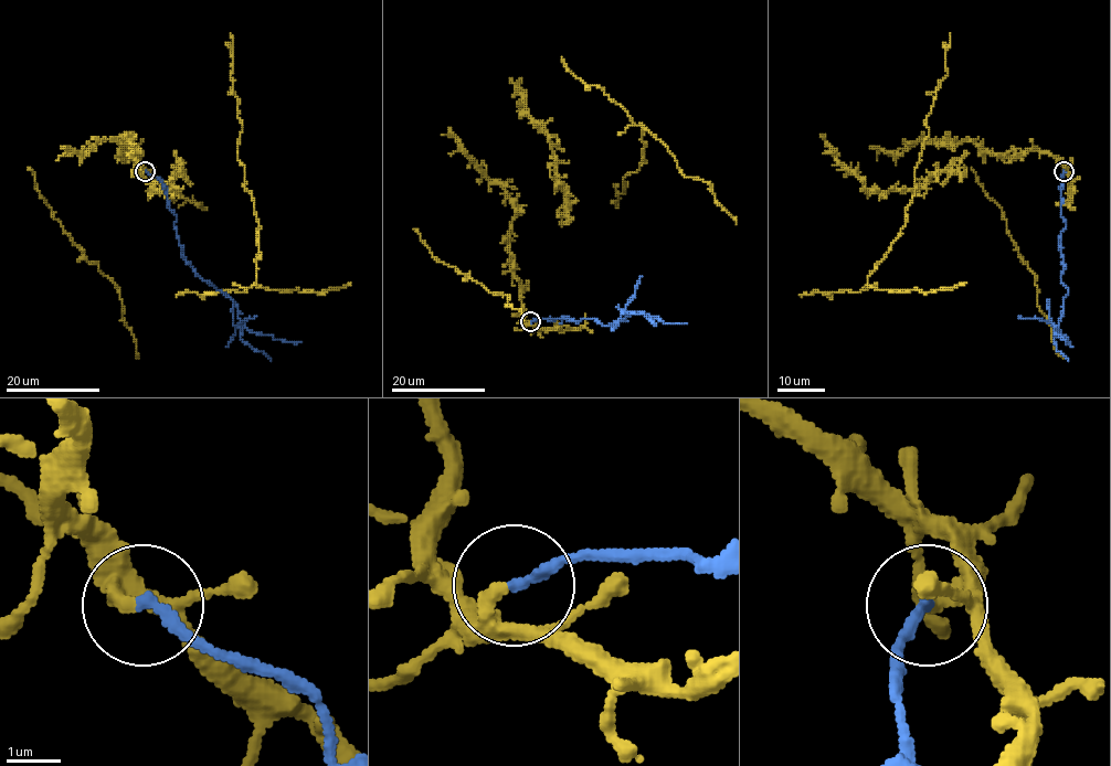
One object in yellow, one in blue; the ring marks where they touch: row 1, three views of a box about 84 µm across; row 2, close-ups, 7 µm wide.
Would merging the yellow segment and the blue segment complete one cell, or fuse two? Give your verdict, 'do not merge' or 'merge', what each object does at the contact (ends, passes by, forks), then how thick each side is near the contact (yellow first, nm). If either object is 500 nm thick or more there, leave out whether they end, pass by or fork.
do not merge; yellow ends there; blue ends there; 320 nm thick on the yellow side, 240 nm on the other

